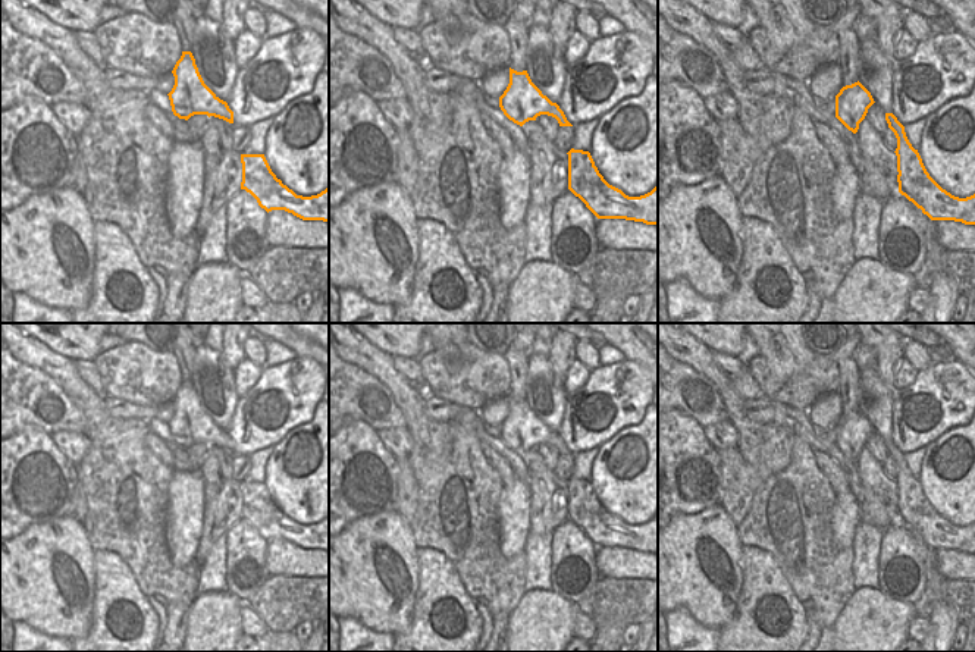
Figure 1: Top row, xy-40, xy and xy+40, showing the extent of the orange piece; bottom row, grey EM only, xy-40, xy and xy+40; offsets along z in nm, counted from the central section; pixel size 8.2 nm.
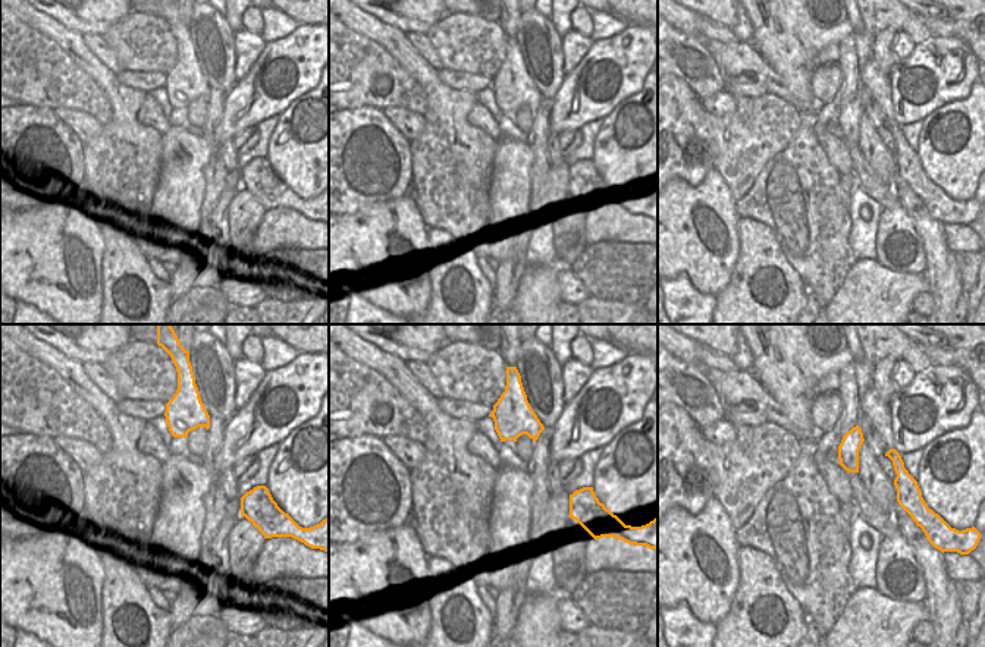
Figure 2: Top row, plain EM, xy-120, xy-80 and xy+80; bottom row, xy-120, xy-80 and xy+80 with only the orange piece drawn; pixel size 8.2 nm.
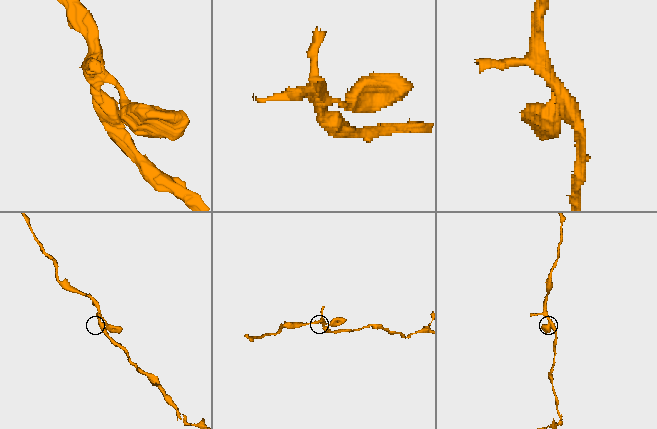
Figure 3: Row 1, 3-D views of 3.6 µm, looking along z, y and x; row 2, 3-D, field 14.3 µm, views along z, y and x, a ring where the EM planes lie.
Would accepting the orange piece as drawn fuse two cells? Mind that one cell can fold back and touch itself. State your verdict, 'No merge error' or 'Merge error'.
No merge error.

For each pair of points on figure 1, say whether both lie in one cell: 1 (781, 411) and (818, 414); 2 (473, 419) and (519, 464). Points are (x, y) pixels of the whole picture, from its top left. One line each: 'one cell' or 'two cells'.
1: two cells
2: one cell

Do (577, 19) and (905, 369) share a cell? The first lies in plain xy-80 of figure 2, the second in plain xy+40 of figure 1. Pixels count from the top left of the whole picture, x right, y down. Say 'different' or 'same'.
different

